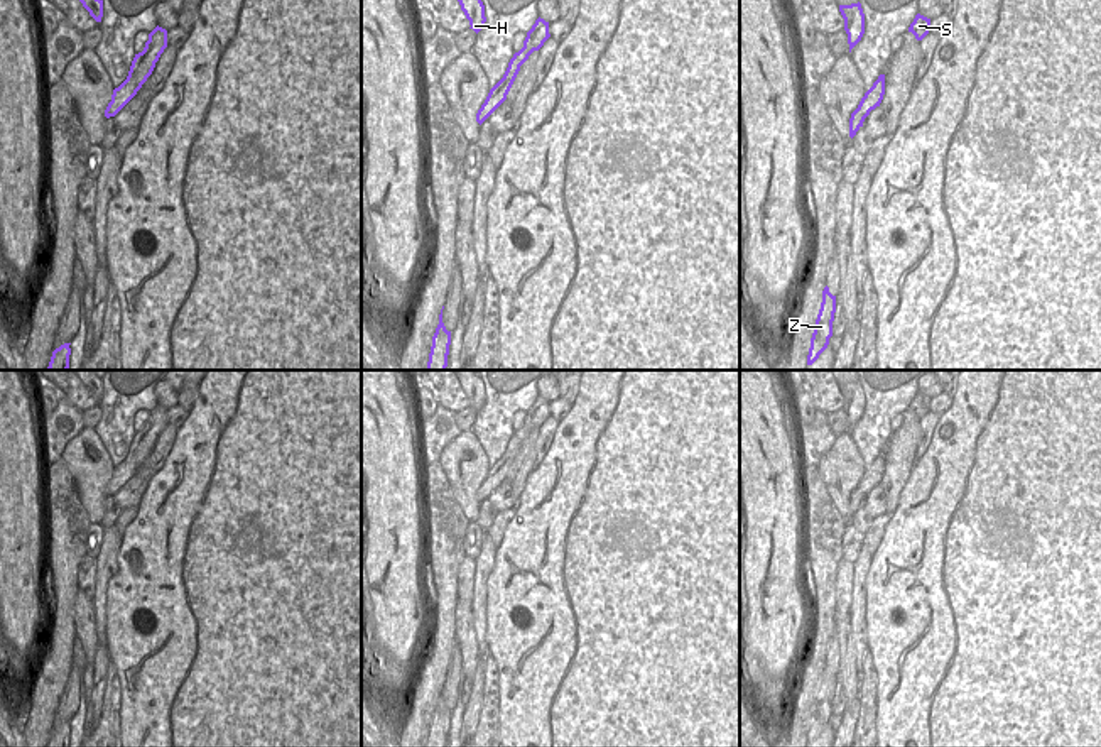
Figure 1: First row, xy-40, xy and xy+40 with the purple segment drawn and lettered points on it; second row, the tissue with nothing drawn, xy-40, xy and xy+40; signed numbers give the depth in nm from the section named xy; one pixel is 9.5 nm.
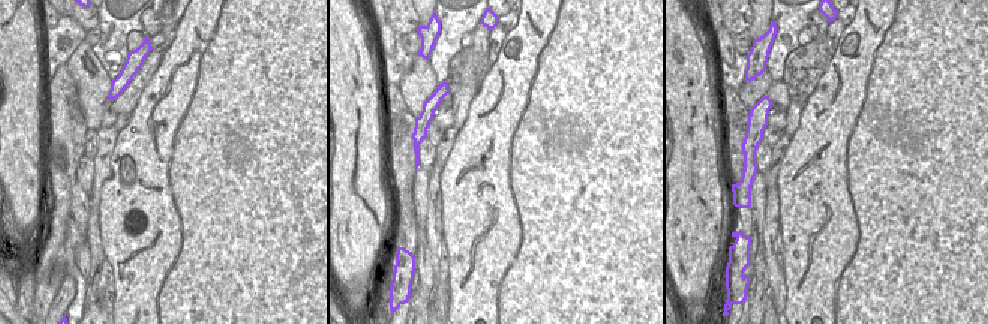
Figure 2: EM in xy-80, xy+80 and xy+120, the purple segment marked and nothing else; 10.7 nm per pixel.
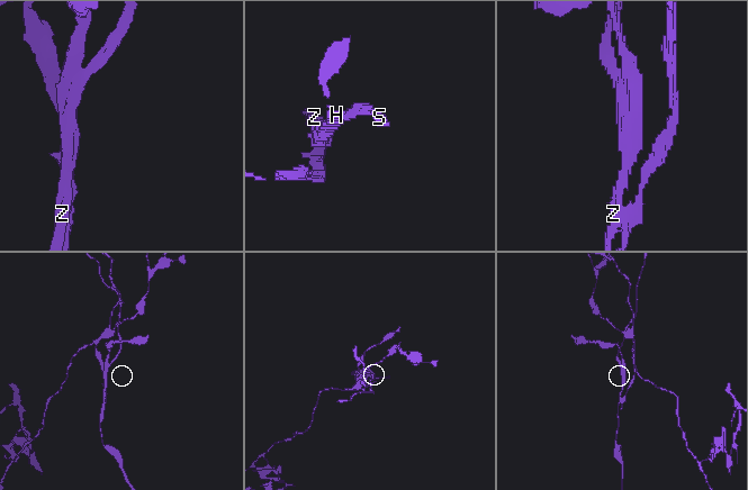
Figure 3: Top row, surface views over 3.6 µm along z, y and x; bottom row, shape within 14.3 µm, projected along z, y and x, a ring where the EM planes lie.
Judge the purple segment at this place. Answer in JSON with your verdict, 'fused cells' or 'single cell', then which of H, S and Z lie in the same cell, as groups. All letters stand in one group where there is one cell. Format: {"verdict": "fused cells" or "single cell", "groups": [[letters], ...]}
{"verdict": "fused cells", "groups": [["H", "Z"], ["S"]]}

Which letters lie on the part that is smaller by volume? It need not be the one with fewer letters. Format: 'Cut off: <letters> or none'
Cut off: S

